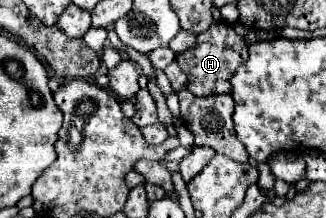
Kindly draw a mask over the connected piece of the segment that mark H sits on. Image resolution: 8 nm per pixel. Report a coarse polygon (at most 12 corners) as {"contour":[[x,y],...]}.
{"contour":[[212,23],[176,63],[196,97],[230,93],[248,59],[230,25]]}

